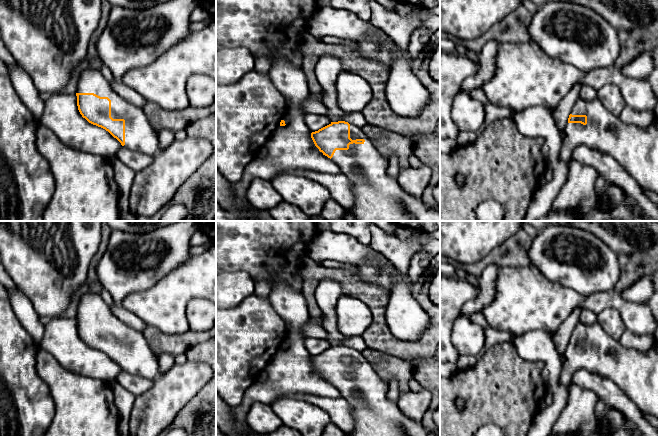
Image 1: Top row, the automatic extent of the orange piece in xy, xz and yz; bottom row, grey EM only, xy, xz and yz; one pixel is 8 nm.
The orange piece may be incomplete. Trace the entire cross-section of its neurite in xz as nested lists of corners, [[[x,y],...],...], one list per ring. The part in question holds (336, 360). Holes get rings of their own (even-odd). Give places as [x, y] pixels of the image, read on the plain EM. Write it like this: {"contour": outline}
{"contour": [[[345,345],[331,346],[311,357],[315,370],[338,389],[352,407],[355,429],[346,436],[440,436],[426,429],[422,422],[414,422],[387,397],[388,385],[381,379],[362,353]]]}

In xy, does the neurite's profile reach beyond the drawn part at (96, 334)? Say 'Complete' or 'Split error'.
Split error

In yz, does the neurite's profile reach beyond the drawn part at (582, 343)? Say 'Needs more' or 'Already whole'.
Needs more

